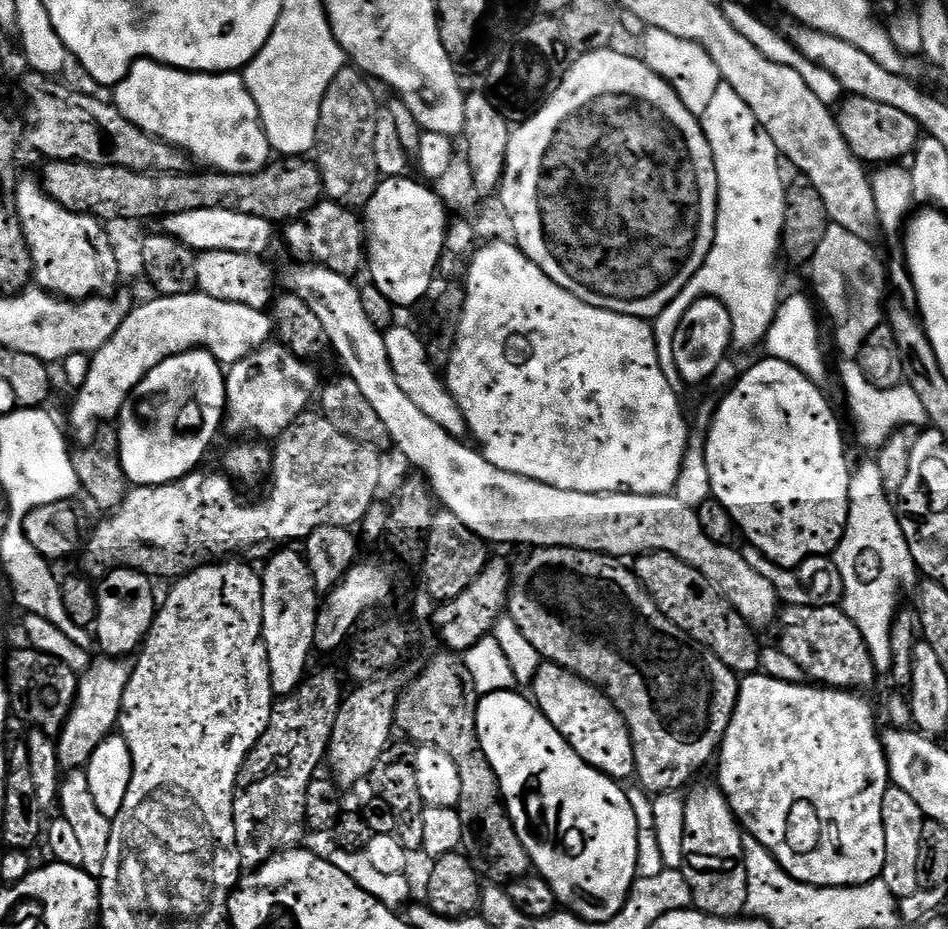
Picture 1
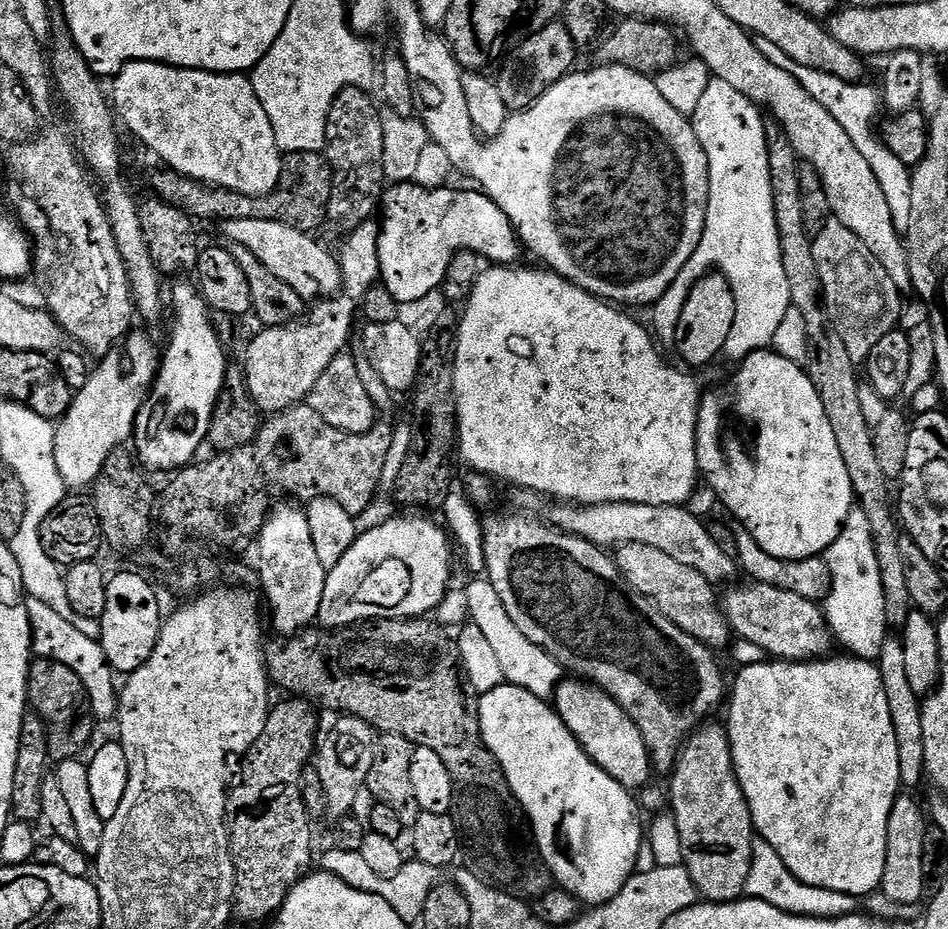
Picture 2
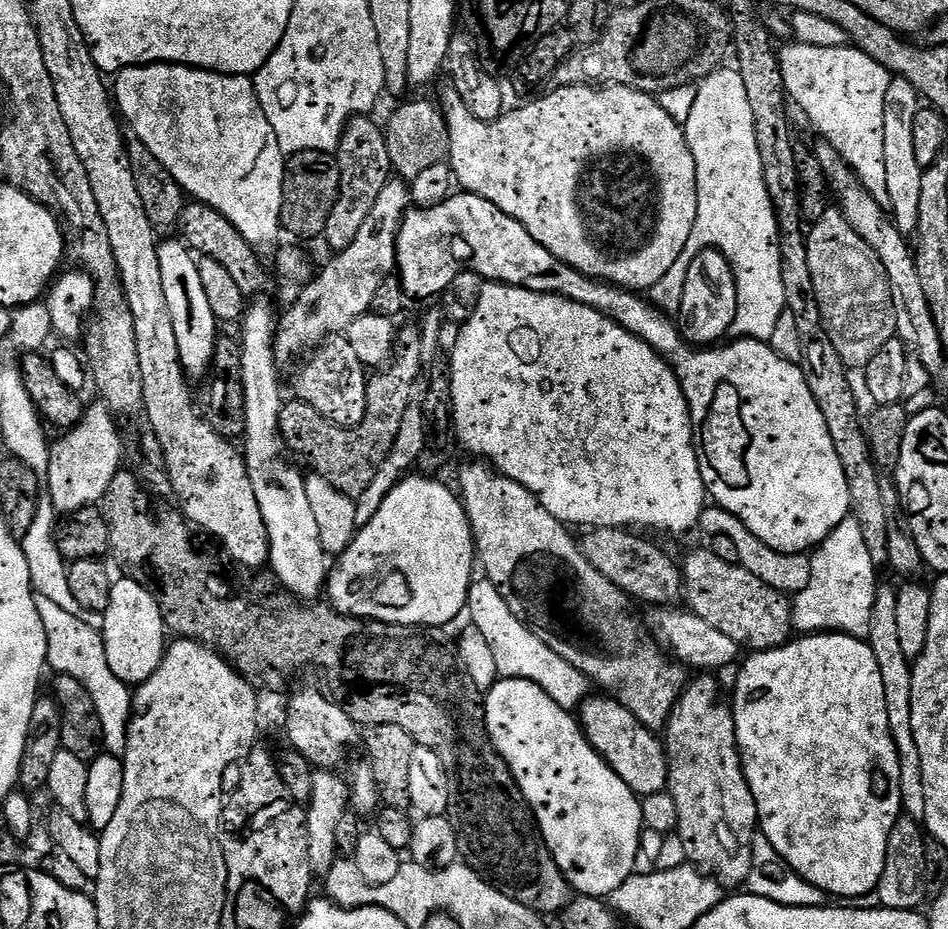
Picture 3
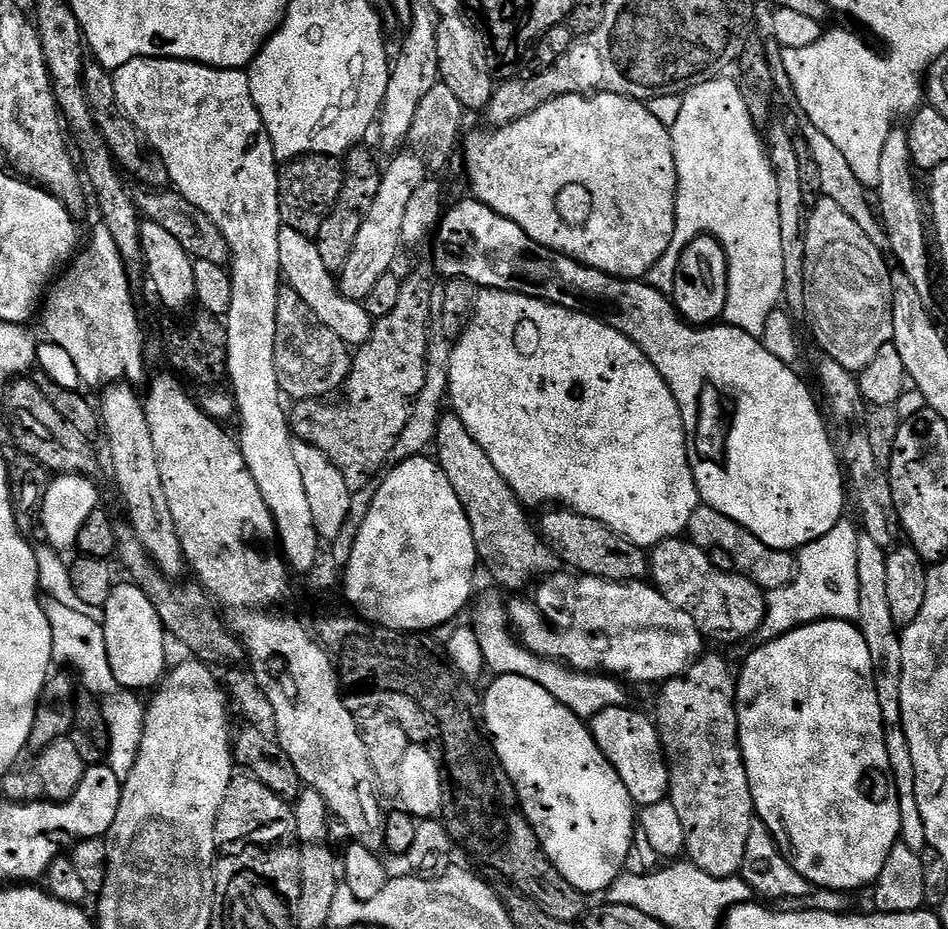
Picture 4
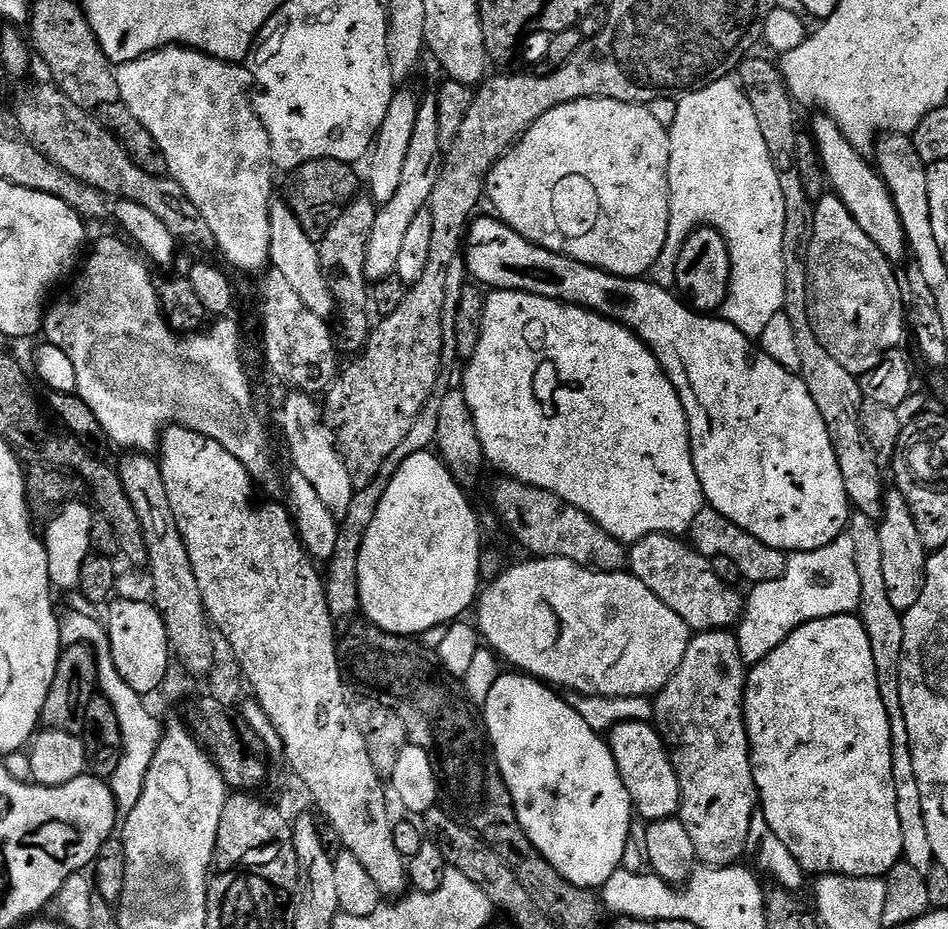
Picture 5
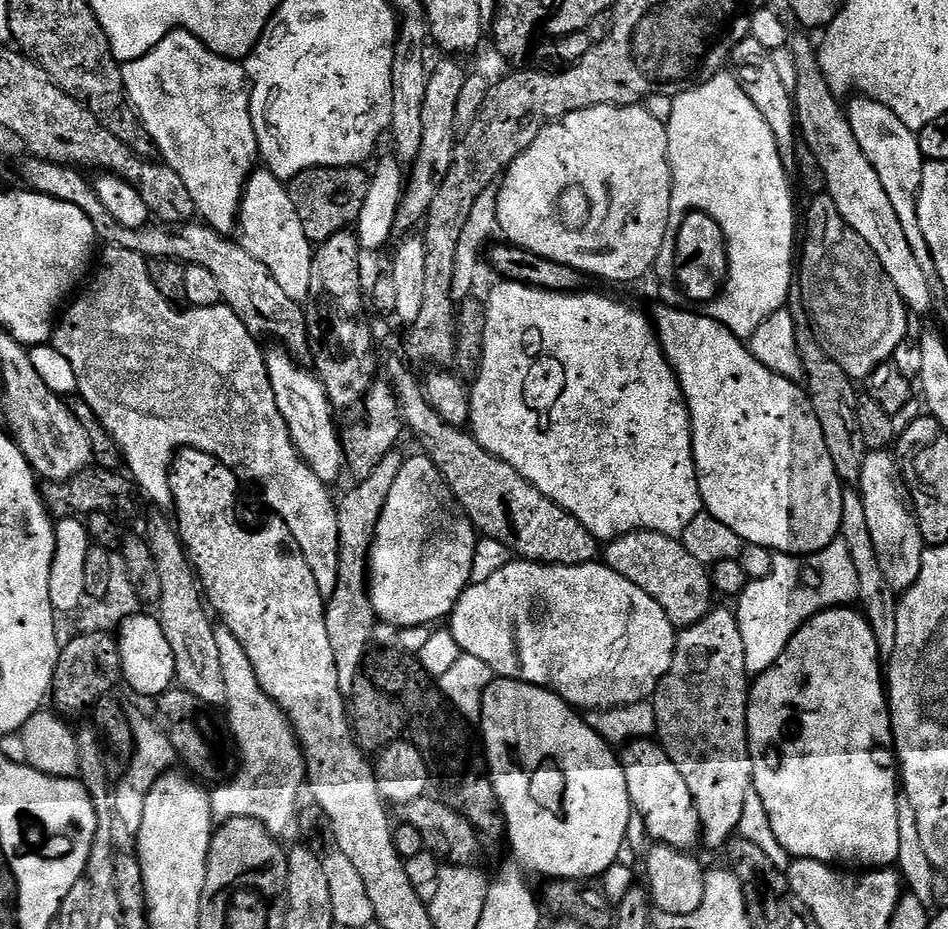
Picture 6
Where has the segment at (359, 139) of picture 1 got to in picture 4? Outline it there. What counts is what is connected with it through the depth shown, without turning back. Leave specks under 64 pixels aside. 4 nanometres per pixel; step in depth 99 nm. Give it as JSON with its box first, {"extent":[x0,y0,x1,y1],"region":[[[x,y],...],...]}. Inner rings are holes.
{"extent":[315,146,382,274],"region":[[[357,146],[347,153],[344,160],[344,189],[328,220],[322,222],[320,235],[315,237],[318,254],[322,254],[322,262],[326,262],[328,271],[333,274],[339,274],[346,266],[354,250],[354,238],[358,238],[358,230],[362,230],[362,222],[366,222],[366,214],[370,206],[374,206],[374,197],[378,194],[382,168],[376,165],[371,150],[364,147]]]}

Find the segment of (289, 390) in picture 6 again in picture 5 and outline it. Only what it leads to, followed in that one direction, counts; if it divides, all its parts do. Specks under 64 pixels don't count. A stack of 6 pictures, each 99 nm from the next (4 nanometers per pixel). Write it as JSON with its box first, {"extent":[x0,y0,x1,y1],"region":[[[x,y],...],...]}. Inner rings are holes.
{"extent":[280,390,354,514],"region":[[[295,390],[287,393],[284,405],[280,408],[280,428],[284,431],[284,440],[288,443],[288,452],[292,455],[292,468],[318,494],[326,510],[333,514],[342,514],[350,506],[354,495],[354,485],[350,478],[350,470],[346,470],[344,459],[340,457],[340,450],[331,428],[324,423],[322,408],[316,404],[311,395]]]}

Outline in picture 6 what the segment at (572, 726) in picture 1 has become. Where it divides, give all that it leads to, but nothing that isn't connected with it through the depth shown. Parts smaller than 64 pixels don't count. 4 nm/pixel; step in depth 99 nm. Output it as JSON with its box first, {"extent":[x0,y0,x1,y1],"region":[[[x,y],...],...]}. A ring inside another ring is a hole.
{"extent":[622,738,702,850],"region":[[[637,738],[627,745],[622,752],[622,763],[624,766],[624,773],[626,774],[626,790],[630,794],[630,802],[634,809],[635,815],[644,823],[644,828],[653,837],[651,838],[657,844],[671,844],[673,848],[678,848],[681,850],[692,850],[695,849],[695,844],[698,845],[702,840],[702,833],[700,830],[700,819],[696,813],[696,802],[693,800],[690,794],[690,786],[686,786],[686,778],[682,778],[682,774],[678,774],[678,766],[674,766],[674,762],[670,762],[670,758],[664,753],[664,749],[660,747],[659,743],[652,738]]]}

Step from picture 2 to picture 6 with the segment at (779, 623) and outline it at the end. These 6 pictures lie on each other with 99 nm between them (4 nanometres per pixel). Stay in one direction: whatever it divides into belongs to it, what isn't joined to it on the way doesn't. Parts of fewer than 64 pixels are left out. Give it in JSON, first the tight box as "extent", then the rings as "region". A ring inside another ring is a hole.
{"extent":[602,532,714,630],"region":[[[627,532],[625,536],[611,541],[603,549],[602,560],[608,567],[622,574],[634,586],[646,590],[670,618],[678,630],[694,626],[714,607],[714,589],[709,569],[698,558],[693,558],[690,550],[675,536],[661,532]]]}

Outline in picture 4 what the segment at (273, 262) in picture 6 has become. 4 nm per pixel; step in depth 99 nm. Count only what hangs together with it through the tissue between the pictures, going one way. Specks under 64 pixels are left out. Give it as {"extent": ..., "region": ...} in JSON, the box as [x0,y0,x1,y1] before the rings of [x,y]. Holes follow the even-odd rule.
{"extent":[278,226,374,346],"region":[[[287,226],[281,227],[278,254],[282,257],[280,271],[287,287],[293,288],[298,298],[302,298],[302,302],[306,302],[306,306],[310,306],[310,310],[314,310],[321,322],[330,326],[330,330],[334,330],[334,334],[338,334],[344,344],[362,346],[371,338],[374,317],[363,303],[347,300],[343,296],[337,277],[328,271],[326,262],[322,262],[322,254],[318,254],[318,246],[313,237],[298,234],[298,230]]]}

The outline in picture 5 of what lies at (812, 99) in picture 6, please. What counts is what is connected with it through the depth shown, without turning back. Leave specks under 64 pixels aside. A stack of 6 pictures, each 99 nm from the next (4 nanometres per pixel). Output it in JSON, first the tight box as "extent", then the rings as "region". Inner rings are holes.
{"extent":[810,114,909,262],"region":[[[816,114],[812,120],[810,135],[816,141],[816,151],[820,153],[820,167],[824,169],[824,175],[831,191],[850,210],[854,222],[862,226],[866,238],[882,250],[887,260],[899,262],[903,256],[909,255],[908,239],[902,226],[902,218],[894,206],[894,198],[890,190],[884,184],[879,171],[871,163],[868,164],[865,155],[850,142],[842,130],[827,114]]]}

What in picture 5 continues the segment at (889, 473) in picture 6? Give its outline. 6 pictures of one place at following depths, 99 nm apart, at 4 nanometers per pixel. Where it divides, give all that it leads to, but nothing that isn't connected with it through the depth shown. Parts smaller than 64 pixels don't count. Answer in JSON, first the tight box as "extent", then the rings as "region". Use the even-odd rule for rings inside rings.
{"extent":[878,490,930,614],"region":[[[892,490],[885,495],[884,511],[878,517],[878,523],[882,542],[882,571],[886,578],[890,606],[903,614],[918,603],[918,598],[922,598],[930,553],[922,546],[918,526],[914,526],[914,514],[910,514],[910,506],[906,506],[906,498],[902,498],[900,492]]]}

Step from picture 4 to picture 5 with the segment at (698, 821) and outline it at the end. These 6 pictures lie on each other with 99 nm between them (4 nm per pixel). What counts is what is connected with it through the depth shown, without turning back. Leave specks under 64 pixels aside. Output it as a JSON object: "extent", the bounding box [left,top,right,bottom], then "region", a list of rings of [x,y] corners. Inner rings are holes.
{"extent":[654,630,758,868],"region":[[[728,630],[715,632],[697,632],[688,641],[688,652],[684,656],[682,666],[670,678],[670,682],[661,690],[654,700],[654,727],[664,739],[664,747],[672,759],[674,774],[680,787],[680,811],[678,819],[686,826],[686,834],[690,834],[690,843],[694,845],[694,854],[701,865],[710,868],[730,868],[737,863],[739,856],[746,853],[746,838],[750,834],[752,815],[758,810],[756,783],[752,773],[752,754],[748,746],[748,727],[744,725],[744,686],[746,683],[746,664],[740,659],[740,647],[735,635]]]}

